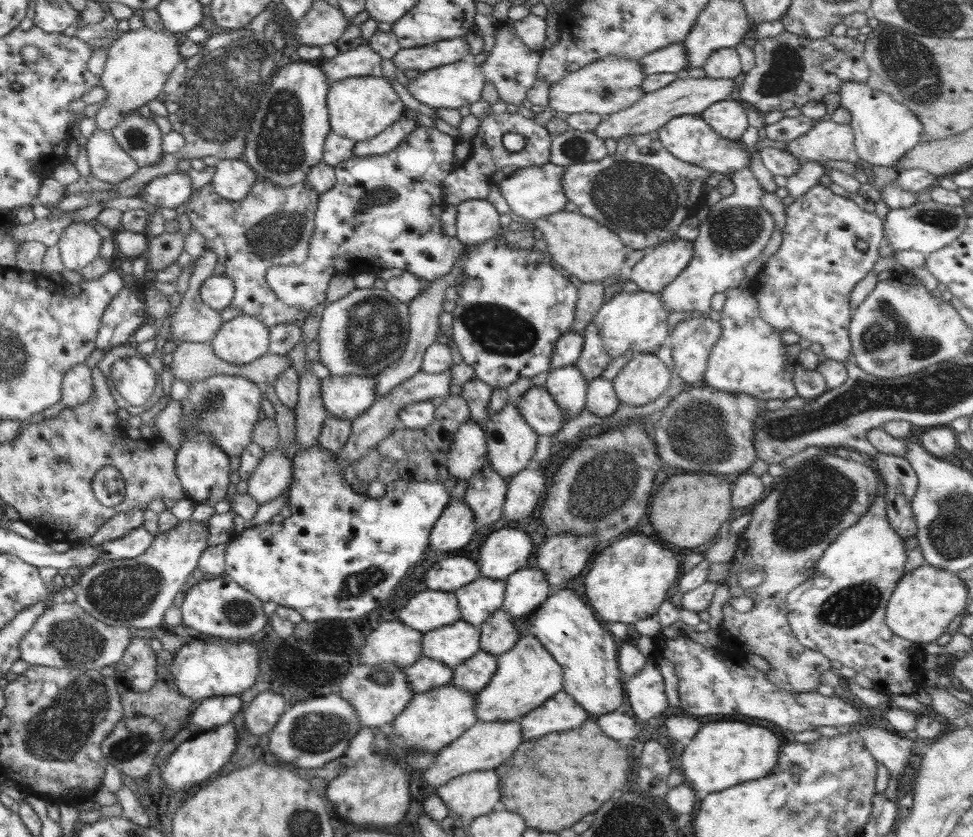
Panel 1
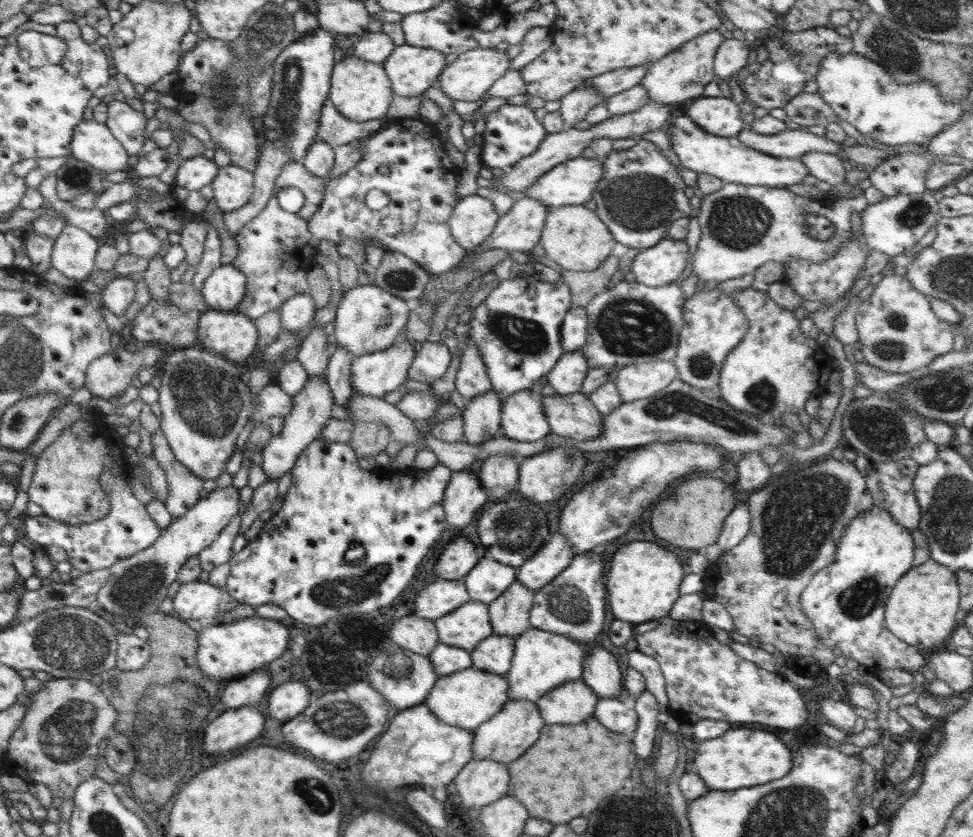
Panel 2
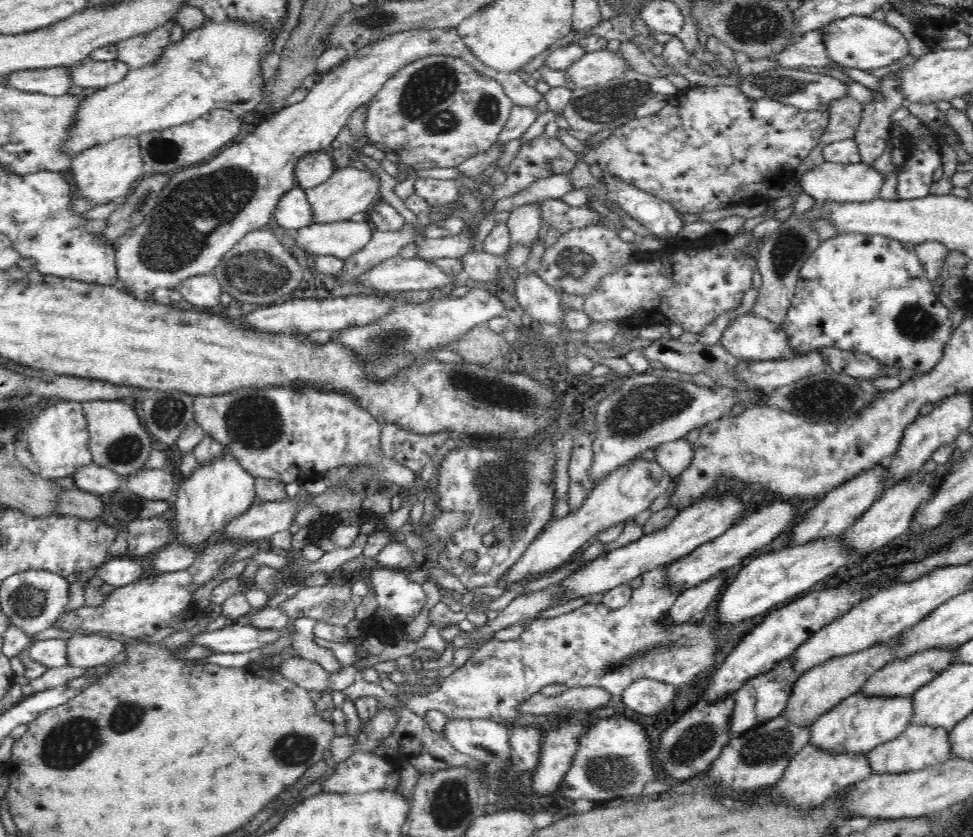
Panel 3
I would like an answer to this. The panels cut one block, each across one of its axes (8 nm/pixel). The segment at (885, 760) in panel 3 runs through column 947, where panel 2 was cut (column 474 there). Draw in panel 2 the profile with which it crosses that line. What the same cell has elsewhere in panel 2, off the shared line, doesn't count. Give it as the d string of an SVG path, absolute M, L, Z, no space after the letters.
M508 699L500 711L474 731L472 760L488 758L508 765L516 758L520 758L528 750L528 746L532 746L538 740L538 734L544 725L536 702Z

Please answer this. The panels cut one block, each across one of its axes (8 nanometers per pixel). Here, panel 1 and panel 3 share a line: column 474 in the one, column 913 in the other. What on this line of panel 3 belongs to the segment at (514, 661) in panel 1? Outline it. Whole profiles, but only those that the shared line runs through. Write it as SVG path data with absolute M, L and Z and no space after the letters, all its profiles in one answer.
M862 691L839 702L819 716L810 727L810 744L831 754L868 754L878 745L894 740L910 724L914 714L911 696L870 697Z

